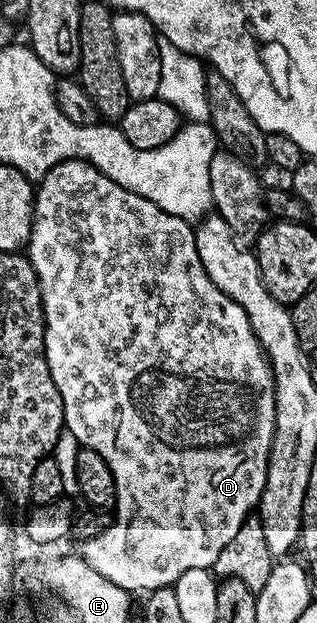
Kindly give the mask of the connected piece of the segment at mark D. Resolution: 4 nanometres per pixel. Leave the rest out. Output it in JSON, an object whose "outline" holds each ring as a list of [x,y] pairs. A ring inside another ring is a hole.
{"outline":[[[60,163],[36,184],[33,228],[27,254],[41,290],[41,308],[45,314],[45,360],[51,381],[55,381],[55,389],[59,389],[59,397],[63,397],[64,430],[70,431],[82,448],[99,453],[99,457],[107,461],[117,490],[117,516],[112,516],[109,528],[99,533],[99,537],[80,542],[80,558],[85,559],[99,577],[130,593],[148,593],[164,587],[177,576],[187,573],[187,569],[212,568],[219,553],[223,553],[223,545],[235,537],[239,525],[250,518],[252,511],[249,510],[252,507],[254,510],[261,502],[267,481],[269,450],[275,433],[273,371],[247,321],[247,313],[243,313],[243,309],[239,309],[239,305],[235,305],[235,301],[231,301],[231,297],[224,295],[213,284],[211,277],[207,277],[207,269],[203,269],[203,261],[199,261],[194,228],[186,220],[159,209],[159,205],[147,201],[147,197],[139,197],[139,193],[123,189],[123,185],[115,185],[111,177],[90,163]],[[123,399],[129,403],[133,413],[133,445],[115,445],[115,405],[121,405]]]}

